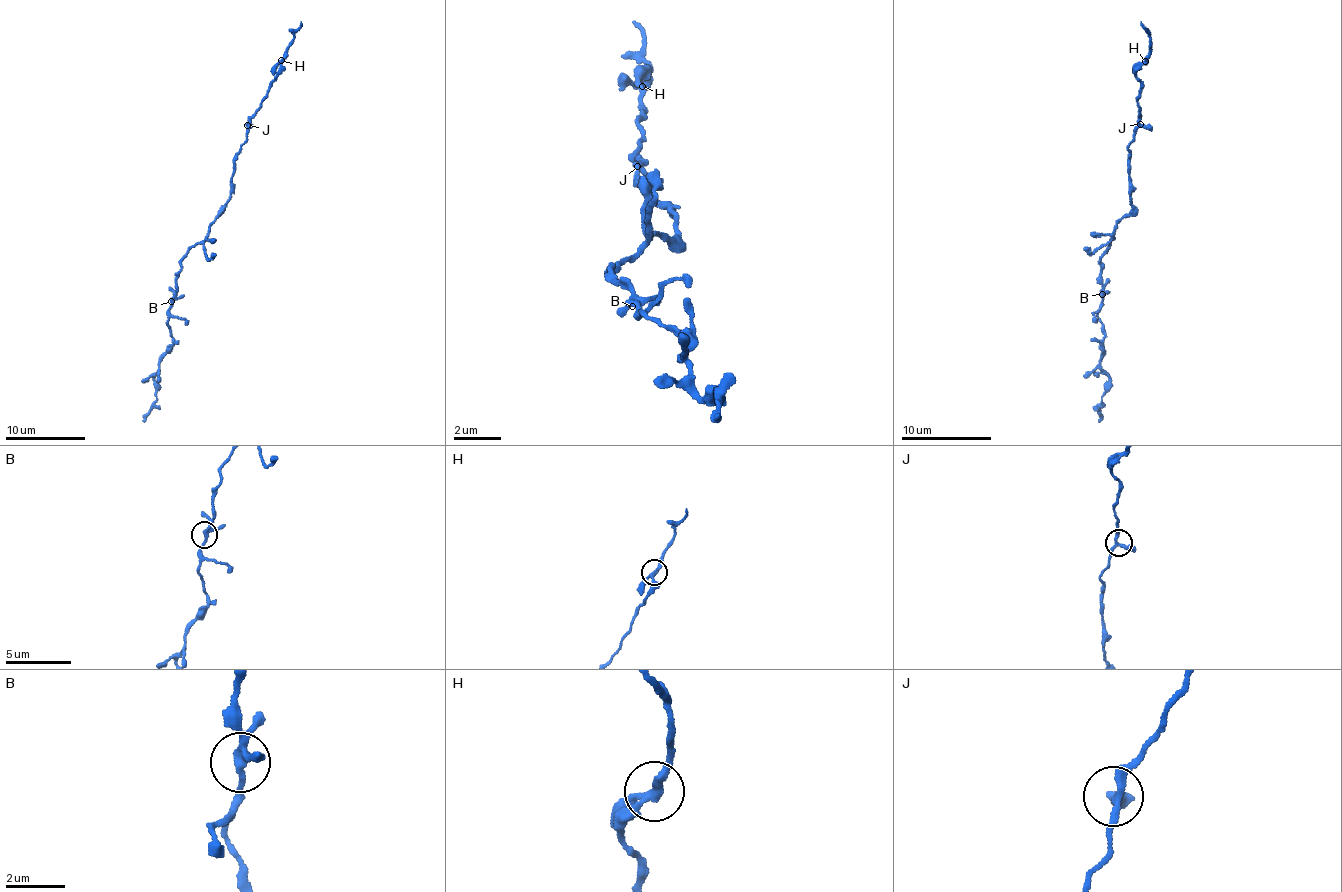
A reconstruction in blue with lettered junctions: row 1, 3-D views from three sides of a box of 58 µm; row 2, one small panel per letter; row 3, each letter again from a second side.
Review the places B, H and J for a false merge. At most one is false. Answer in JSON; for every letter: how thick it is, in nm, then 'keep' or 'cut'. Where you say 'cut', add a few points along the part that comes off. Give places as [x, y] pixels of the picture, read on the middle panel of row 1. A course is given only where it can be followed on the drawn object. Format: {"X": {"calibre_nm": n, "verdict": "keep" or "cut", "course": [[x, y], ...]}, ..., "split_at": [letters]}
{"B": {"calibre_nm": 200, "verdict": "keep"}, "H": {"calibre_nm": 200, "verdict": "keep"}, "J": {"calibre_nm": 220, "verdict": "keep"}, "split_at": []}

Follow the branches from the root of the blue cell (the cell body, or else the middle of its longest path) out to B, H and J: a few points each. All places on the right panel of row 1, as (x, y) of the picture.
B: (1121, 218), (1100, 259), (1102, 294)
H: (1121, 218), (1132, 209), (1128, 146), (1138, 124), (1137, 101), (1141, 92), (1134, 69), (1145, 60)
J: (1121, 218), (1132, 209), (1128, 146), (1140, 124)

